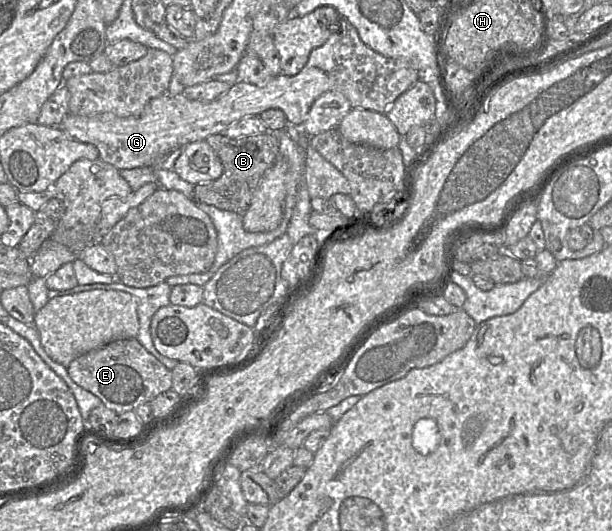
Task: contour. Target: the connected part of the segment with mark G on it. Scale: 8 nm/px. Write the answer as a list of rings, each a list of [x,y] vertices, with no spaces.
[[[340,17],[339,30],[330,35],[322,46],[310,53],[306,65],[295,76],[278,74],[262,87],[237,81],[225,94],[213,101],[190,100],[183,93],[171,94],[165,92],[152,99],[146,105],[142,114],[136,117],[122,118],[107,113],[77,116],[68,113],[59,127],[72,138],[96,146],[99,151],[99,159],[113,165],[119,171],[154,167],[157,163],[161,166],[161,162],[176,149],[185,147],[189,143],[206,140],[208,136],[213,134],[223,134],[229,126],[237,121],[250,116],[259,116],[268,109],[281,110],[287,123],[303,124],[313,102],[329,91],[337,91],[343,94],[352,109],[366,109],[386,114],[387,109],[393,102],[419,79],[419,72],[410,63],[399,58],[385,57],[375,52],[362,42],[354,26],[346,18]]]

